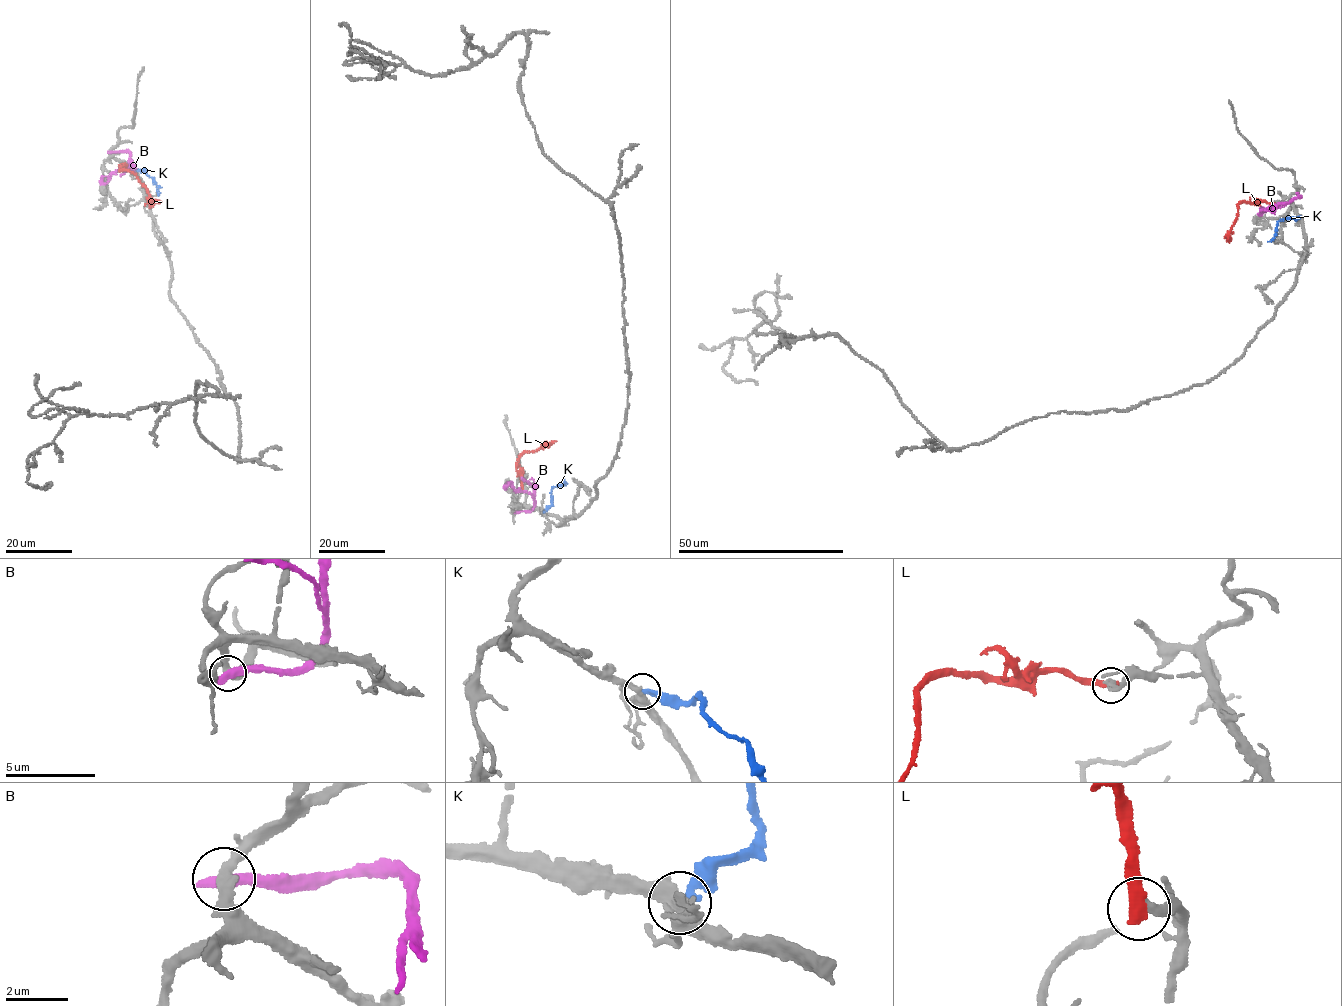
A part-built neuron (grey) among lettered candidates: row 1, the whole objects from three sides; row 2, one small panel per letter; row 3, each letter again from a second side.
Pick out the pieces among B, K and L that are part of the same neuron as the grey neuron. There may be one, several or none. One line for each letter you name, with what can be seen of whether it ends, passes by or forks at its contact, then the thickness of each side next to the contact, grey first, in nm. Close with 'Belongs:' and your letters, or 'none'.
Belongs: none

